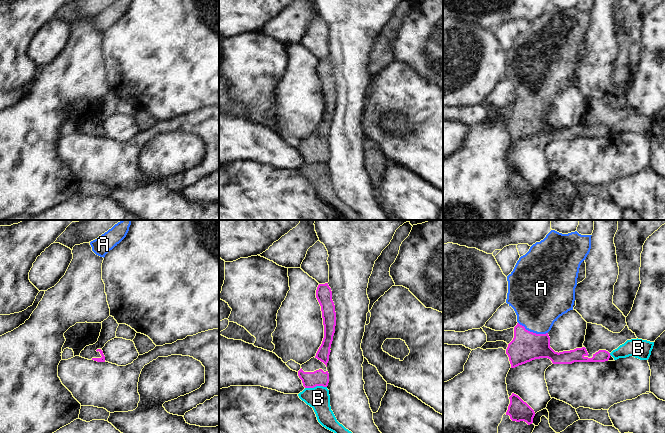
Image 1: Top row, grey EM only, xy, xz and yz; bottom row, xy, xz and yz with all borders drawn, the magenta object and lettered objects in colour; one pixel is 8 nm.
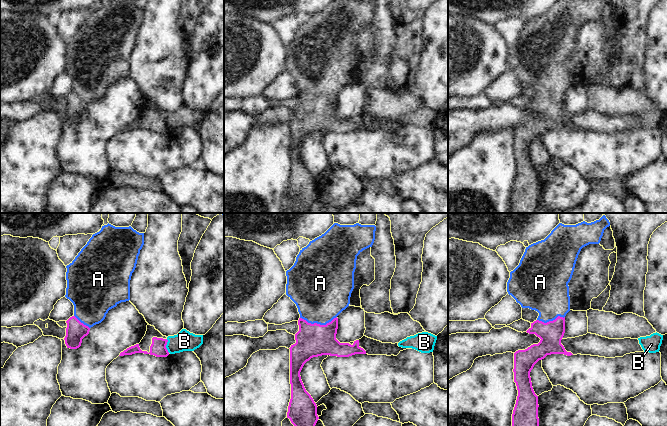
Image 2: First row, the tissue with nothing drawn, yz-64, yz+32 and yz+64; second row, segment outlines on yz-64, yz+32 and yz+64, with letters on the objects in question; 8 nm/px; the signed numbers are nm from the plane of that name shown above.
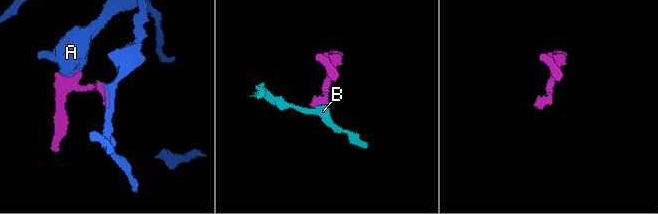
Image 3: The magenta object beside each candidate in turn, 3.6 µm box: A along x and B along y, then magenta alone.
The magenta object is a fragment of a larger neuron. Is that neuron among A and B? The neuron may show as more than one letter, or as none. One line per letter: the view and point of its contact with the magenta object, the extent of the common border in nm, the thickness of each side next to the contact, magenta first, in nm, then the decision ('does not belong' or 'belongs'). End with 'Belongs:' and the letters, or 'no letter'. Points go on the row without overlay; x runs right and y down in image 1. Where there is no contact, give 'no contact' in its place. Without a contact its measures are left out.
A: meets magenta in yz at (532, 108); contact 260 nm long; 240 nm thick on the magenta side, 400 nm on the other; belongs
B: meets magenta in xz at (315, 162); contact 180 nm long; 130 nm thick on the magenta side, 180 nm on the other; does not belong
Belongs: A

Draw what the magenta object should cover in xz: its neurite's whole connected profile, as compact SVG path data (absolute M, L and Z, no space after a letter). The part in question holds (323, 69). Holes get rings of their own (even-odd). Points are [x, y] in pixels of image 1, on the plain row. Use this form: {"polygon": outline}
{"polygon": "M328 59L318 61L316 66L316 74L321 82L324 101L324 114L315 134L323 138L327 143L336 102L335 81L332 76L332 67Z"}

